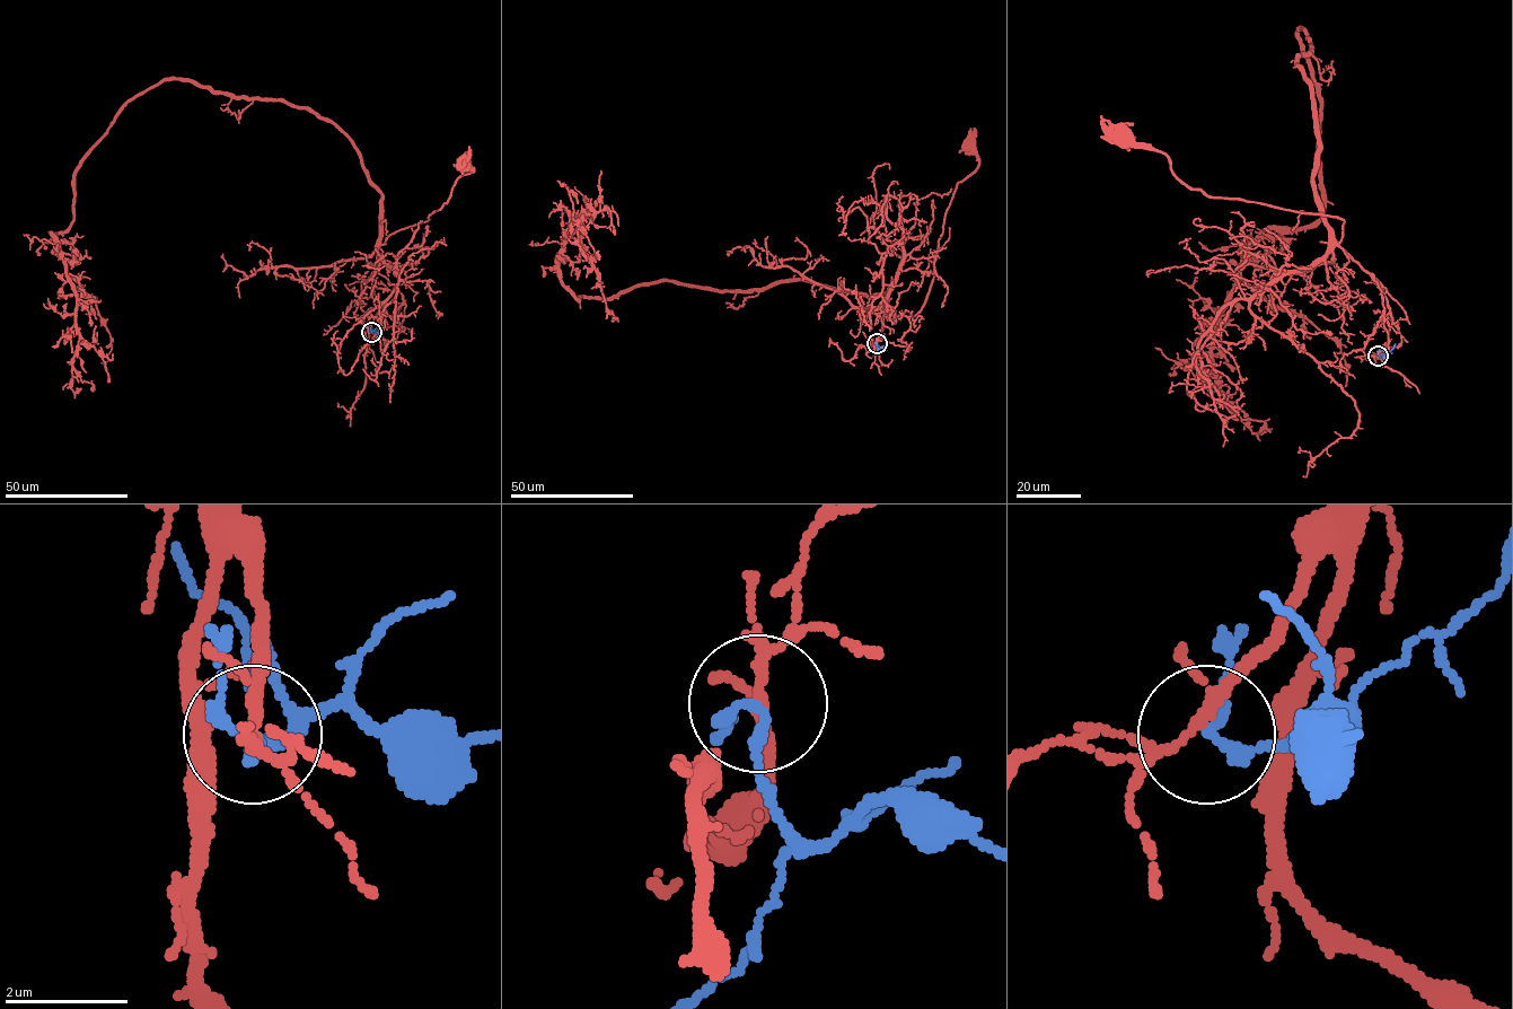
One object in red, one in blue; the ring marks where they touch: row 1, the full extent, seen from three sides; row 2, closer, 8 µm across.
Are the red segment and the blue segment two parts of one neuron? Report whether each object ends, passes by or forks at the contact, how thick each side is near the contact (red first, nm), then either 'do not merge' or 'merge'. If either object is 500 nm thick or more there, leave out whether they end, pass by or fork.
red forks there; blue passes by; 150 nm thick on the red side, 170 nm on the other; do not merge

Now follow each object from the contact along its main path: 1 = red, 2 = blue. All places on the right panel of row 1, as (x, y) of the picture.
1: (1379, 356), (1390, 308), (1381, 286), (1338, 244), (1343, 219), (1206, 195), (1187, 186), (1163, 152), (1123, 136)
2: (1379, 356), (1384, 356), (1396, 344)

